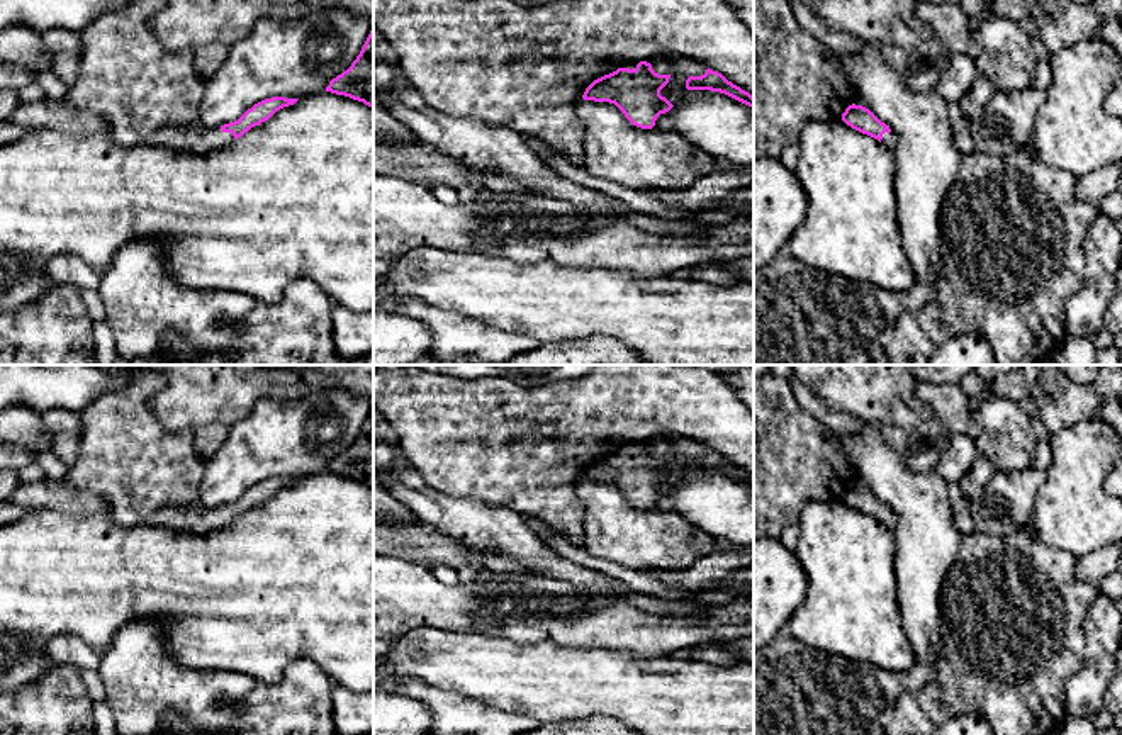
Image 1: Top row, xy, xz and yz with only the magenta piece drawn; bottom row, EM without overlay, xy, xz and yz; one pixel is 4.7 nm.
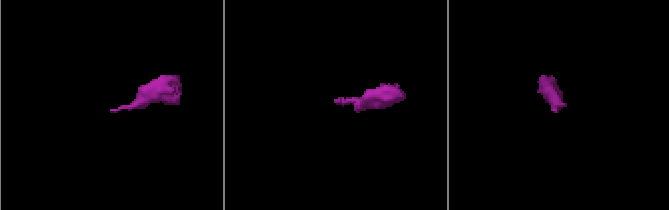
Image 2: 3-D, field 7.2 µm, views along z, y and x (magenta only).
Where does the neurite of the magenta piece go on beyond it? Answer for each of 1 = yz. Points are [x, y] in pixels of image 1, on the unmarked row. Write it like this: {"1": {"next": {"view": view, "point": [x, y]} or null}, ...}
{"1": {"next": {"view": "yz", "point": [888, 520]}}}

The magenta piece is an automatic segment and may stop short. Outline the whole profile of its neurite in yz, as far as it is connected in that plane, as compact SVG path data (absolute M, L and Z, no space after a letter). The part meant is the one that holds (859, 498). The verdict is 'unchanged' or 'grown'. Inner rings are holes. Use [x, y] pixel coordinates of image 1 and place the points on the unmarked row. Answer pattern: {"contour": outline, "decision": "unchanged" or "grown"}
{"contour": "M849 485L842 494L842 501L852 509L878 519L888 530L895 530L896 514L881 502L869 489L862 485Z", "decision": "grown"}

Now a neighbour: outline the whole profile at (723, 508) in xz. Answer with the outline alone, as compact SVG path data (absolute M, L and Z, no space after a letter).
M670 455L660 475L674 487L660 494L652 509L677 513L738 550L754 548L754 489L720 472L687 470L686 460Z

